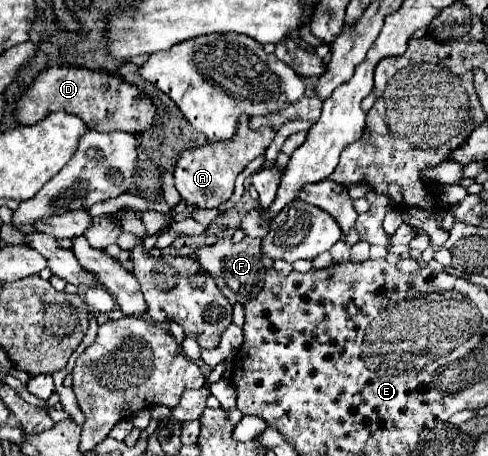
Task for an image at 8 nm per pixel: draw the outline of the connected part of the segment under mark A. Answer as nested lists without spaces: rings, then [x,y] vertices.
[[[248,118],[238,120],[238,130],[234,132],[234,138],[222,140],[222,142],[208,142],[198,148],[190,148],[180,154],[176,168],[174,168],[174,184],[180,192],[182,202],[196,208],[218,208],[222,202],[226,202],[232,196],[234,190],[234,178],[260,154],[266,152],[270,142],[274,140],[276,130],[262,126],[258,130],[248,128]]]

